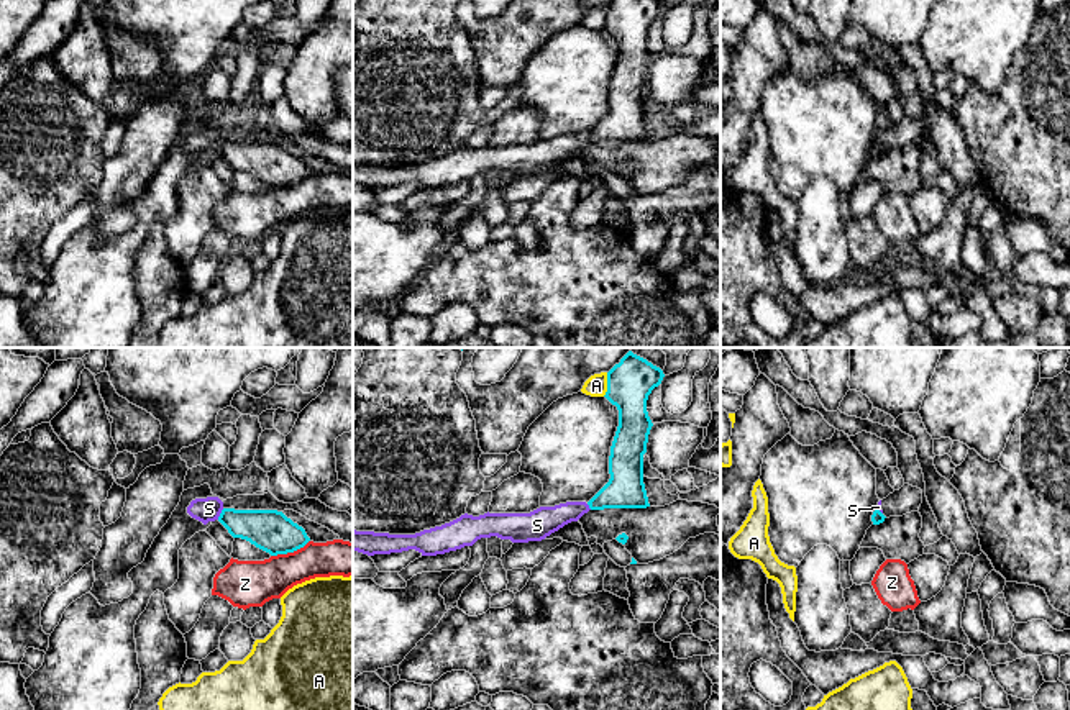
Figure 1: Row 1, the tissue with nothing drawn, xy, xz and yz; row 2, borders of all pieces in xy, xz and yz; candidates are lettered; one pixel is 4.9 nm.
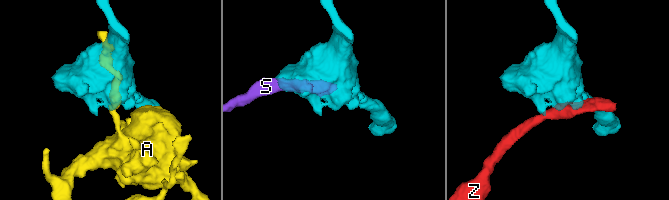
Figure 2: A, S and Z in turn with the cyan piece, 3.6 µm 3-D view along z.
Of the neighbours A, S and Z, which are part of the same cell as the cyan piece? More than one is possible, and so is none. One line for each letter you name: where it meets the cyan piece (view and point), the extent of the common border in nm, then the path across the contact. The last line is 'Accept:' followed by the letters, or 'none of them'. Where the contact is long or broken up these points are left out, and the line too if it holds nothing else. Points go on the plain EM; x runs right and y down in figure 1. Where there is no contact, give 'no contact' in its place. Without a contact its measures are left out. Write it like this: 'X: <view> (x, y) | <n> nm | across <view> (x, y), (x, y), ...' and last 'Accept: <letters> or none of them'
Accept: none of them

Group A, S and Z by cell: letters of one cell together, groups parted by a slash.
A / S / Z

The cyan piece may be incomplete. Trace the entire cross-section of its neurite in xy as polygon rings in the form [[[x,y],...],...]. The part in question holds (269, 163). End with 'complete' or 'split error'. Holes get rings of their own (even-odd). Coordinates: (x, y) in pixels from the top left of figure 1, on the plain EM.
[[[223,141],[218,154],[233,171],[241,171],[271,189],[294,185],[310,171],[305,162],[277,143]]] | complete

